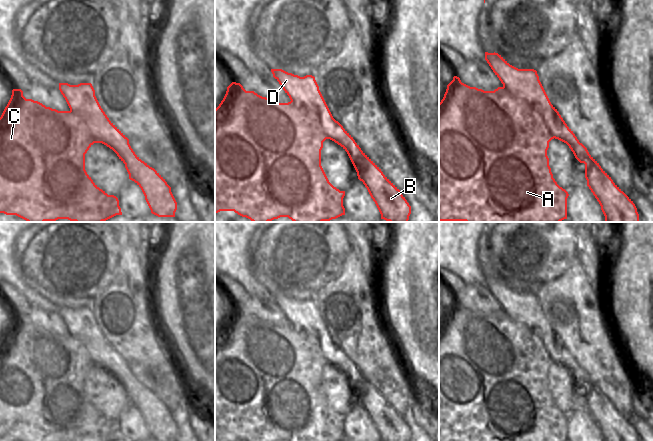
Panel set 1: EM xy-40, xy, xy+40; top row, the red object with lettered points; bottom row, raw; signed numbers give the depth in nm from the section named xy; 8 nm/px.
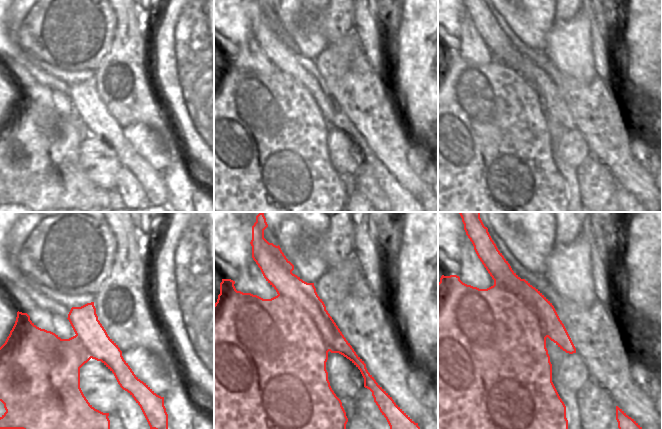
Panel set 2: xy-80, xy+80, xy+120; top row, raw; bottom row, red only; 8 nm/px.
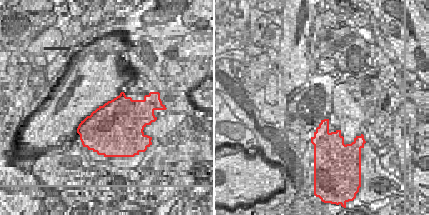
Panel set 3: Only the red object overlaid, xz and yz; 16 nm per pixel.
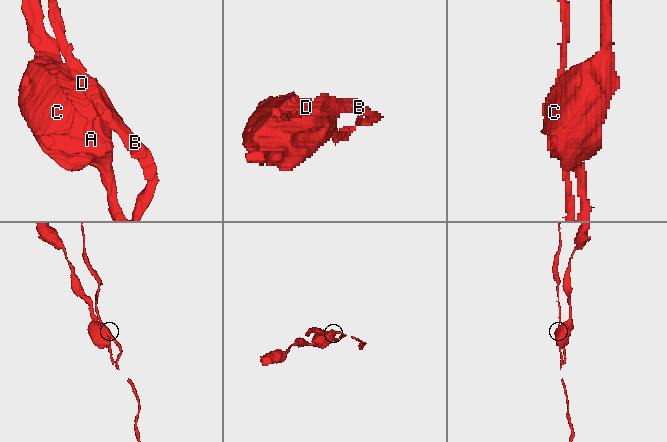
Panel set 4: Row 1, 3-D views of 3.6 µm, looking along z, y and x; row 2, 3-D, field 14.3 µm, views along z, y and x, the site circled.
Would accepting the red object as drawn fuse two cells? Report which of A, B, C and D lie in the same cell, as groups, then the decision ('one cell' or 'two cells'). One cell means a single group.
groups A C / B D; two cells

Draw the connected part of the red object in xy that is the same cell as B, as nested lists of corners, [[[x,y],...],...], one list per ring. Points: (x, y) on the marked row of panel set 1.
[[[271,69],[271,72],[292,102],[317,114],[327,139],[334,141],[347,152],[358,179],[367,188],[381,214],[381,219],[389,222],[408,222],[411,206],[401,191],[333,118],[315,77],[312,75],[300,77],[282,69]]]

